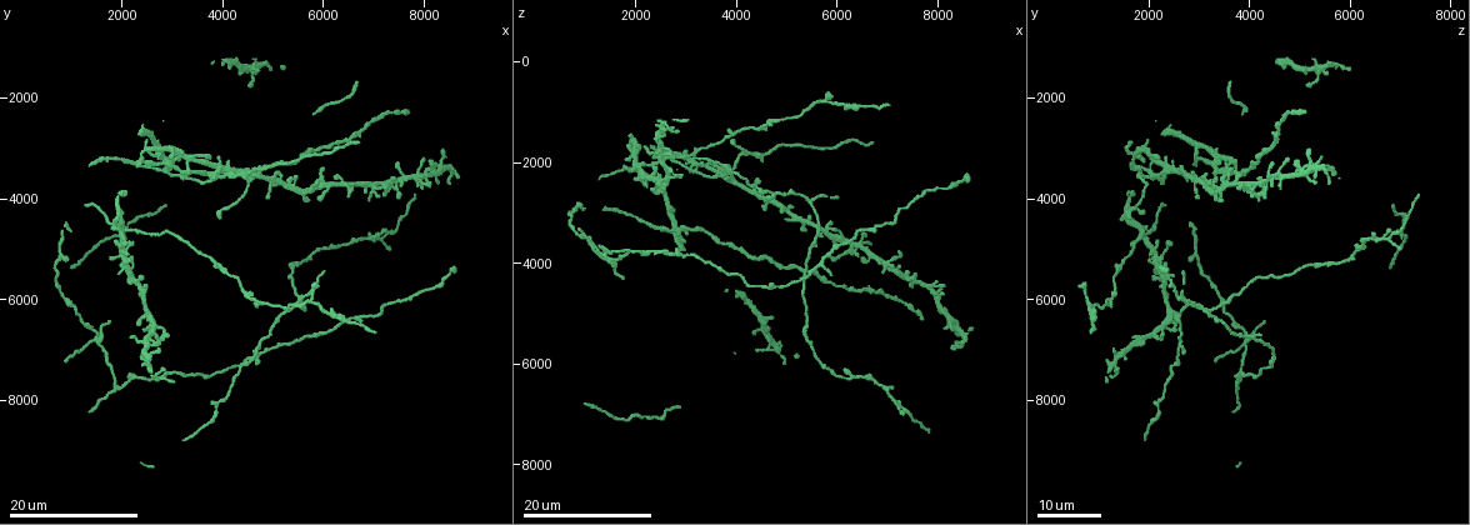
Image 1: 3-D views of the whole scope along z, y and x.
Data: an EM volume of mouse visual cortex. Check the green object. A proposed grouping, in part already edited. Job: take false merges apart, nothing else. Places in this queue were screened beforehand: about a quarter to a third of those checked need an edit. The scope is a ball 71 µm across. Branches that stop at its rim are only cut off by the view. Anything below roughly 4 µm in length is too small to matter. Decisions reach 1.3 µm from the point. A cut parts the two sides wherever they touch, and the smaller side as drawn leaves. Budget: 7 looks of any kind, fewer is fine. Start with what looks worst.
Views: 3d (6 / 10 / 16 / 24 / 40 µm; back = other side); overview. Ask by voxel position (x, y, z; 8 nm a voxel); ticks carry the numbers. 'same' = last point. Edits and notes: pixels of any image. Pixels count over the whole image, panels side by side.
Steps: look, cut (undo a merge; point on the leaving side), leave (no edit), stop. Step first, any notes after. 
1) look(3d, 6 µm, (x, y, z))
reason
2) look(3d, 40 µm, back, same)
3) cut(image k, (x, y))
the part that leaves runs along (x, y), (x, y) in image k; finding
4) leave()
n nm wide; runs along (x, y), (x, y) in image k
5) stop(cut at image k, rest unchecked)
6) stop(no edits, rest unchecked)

look(3d, 16 µm, (3900, 3550, 2150))
branch point

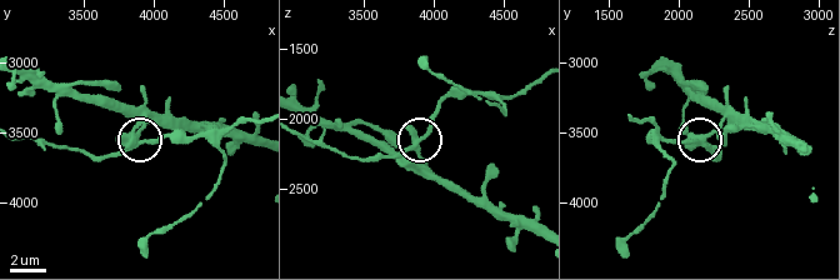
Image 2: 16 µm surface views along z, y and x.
look(3d, 10 µm, (3880, 3560, 2160))

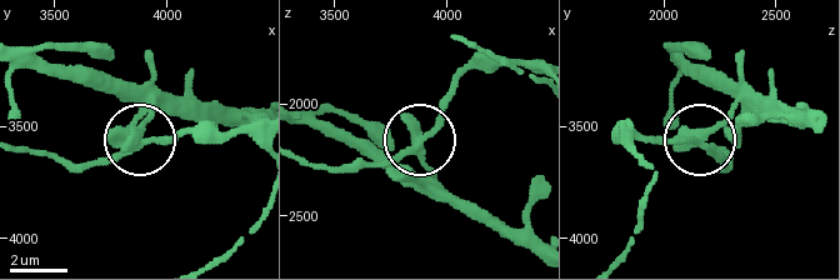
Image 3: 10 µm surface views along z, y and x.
look(3d, 6 µm, (3860, 3530, 2170))

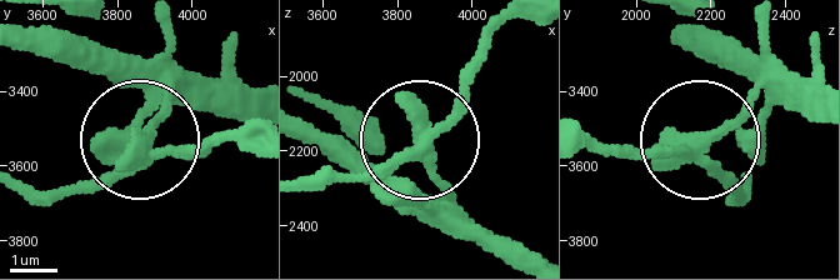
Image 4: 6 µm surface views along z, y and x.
leave()
one cell here

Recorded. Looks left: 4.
look(3d, 16 µm, (6950, 3800, 4000))
small branch off a trunk

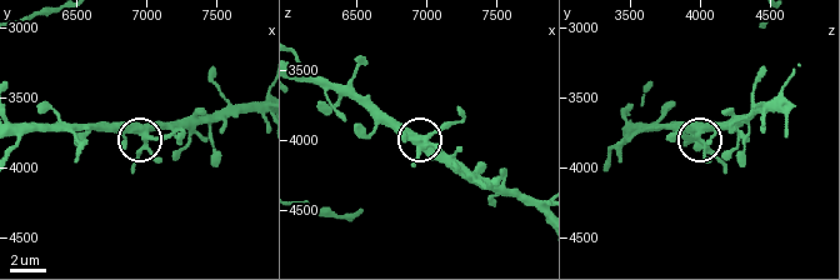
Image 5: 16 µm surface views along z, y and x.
look(3d, 6 µm, (7000, 3780, 4000))

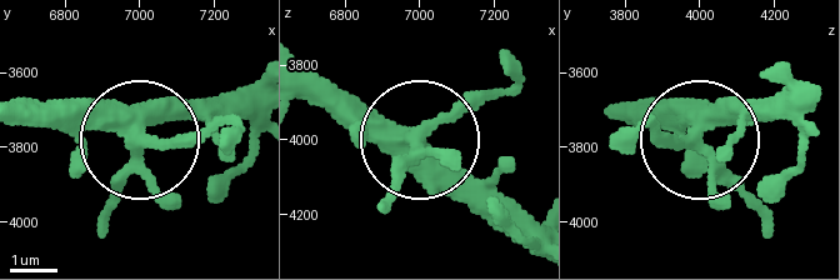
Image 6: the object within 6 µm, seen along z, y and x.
leave()
5 arms; continuous, no second cell

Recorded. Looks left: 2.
stop(no edits, rest unchecked)

